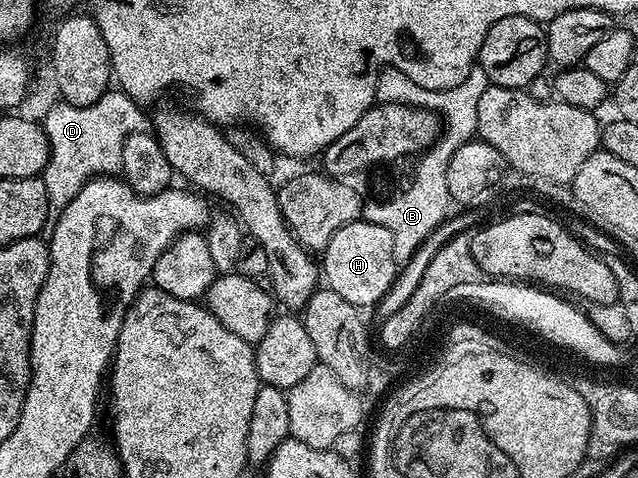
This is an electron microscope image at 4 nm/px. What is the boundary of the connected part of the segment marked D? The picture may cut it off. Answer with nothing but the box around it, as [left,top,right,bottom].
[41,90,149,218]

